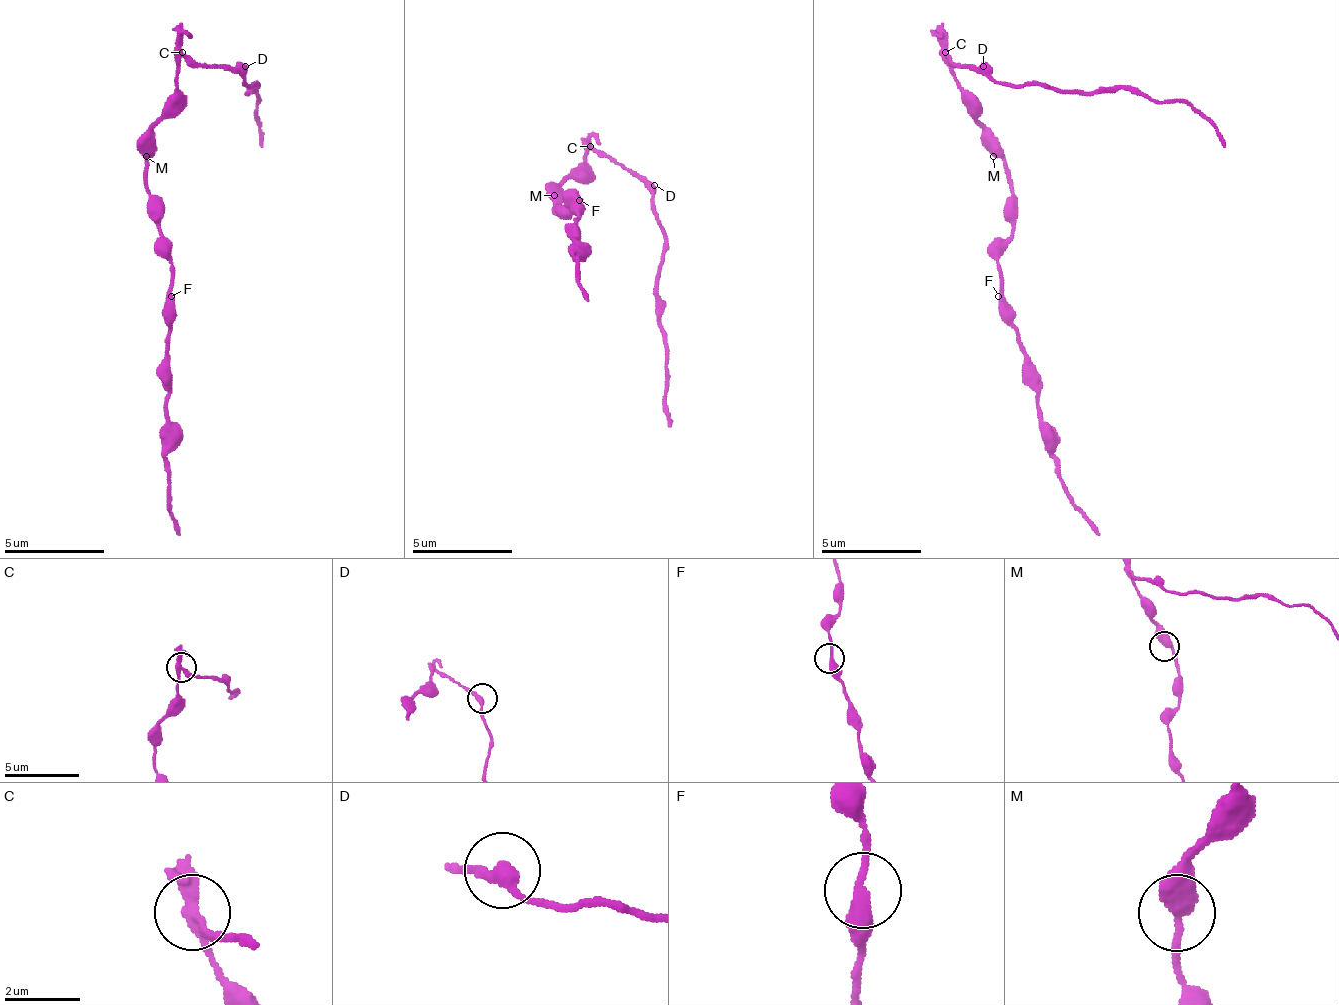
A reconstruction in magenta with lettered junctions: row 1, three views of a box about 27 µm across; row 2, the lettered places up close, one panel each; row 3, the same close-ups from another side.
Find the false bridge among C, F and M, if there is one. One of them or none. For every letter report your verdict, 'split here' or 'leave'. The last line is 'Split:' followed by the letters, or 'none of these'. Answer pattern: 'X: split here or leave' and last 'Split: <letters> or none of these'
C: split here
F: leave
M: leave
Split: C

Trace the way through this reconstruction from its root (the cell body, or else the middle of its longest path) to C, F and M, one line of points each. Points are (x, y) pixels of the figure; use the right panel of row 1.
C: (998, 141), (973, 116), (973, 101), (953, 76), (948, 56), (943, 51)
F: (998, 141), (998, 156), (1008, 176), (1008, 221), (1013, 226), (1013, 241), (998, 261), (998, 296)
M: (998, 141), (998, 151), (993, 156)

